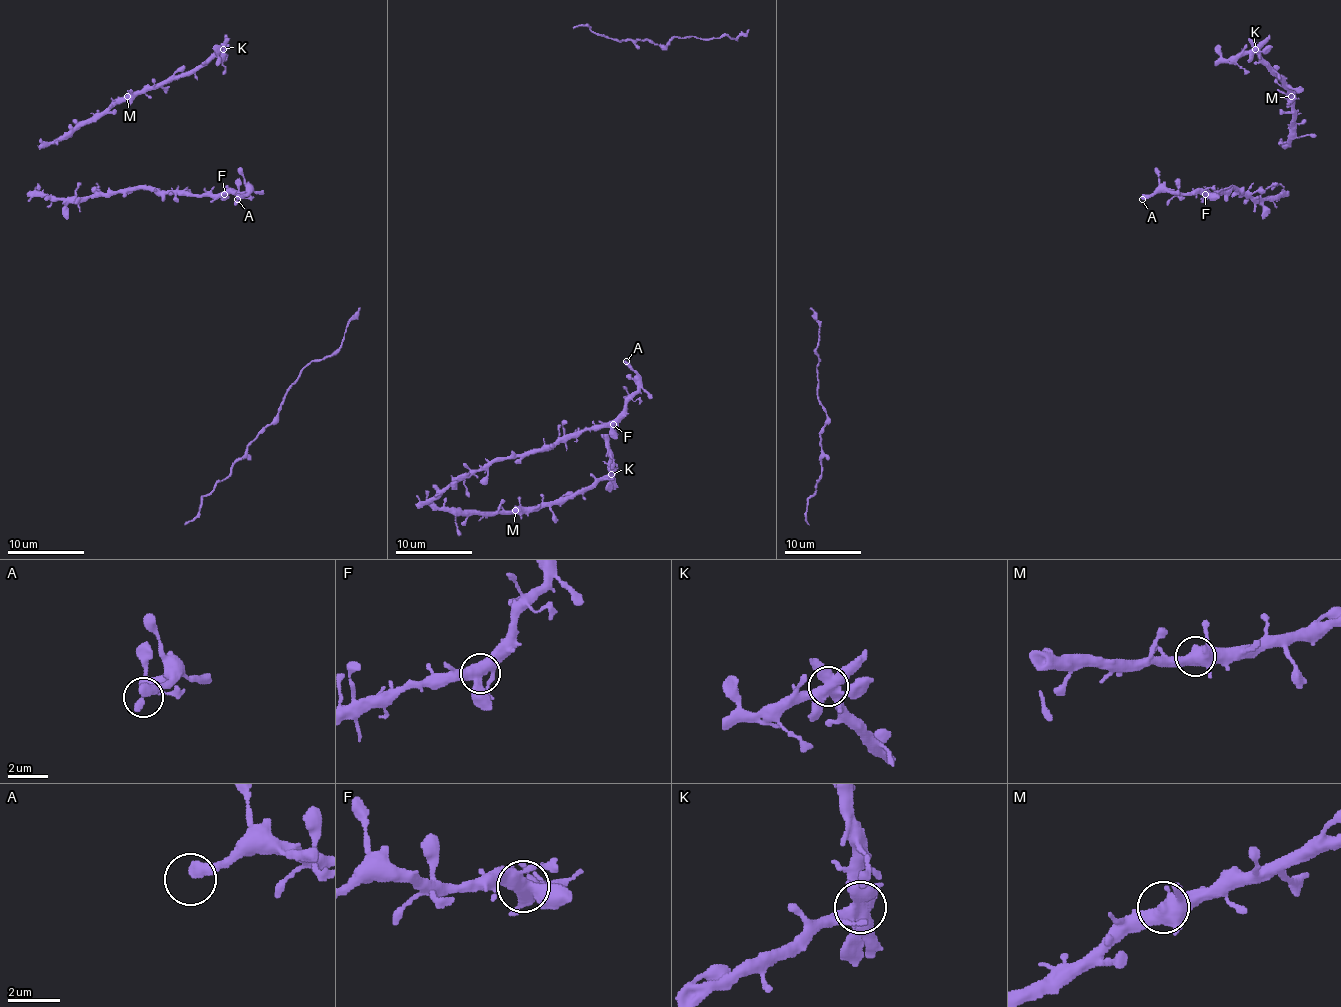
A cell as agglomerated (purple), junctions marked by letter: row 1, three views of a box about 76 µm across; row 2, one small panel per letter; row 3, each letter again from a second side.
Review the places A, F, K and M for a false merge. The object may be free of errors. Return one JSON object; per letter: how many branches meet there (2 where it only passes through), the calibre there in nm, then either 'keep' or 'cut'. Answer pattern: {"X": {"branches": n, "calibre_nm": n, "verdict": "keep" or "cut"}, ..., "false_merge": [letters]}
{"A": {"branches": 1, "calibre_nm": 440, "verdict": "keep"}, "F": {"branches": 4, "calibre_nm": 480, "verdict": "keep"}, "K": {"branches": 6, "calibre_nm": 550, "verdict": "cut"}, "M": {"branches": 6, "calibre_nm": 500, "verdict": "keep"}, "false_merge": ["K"]}

